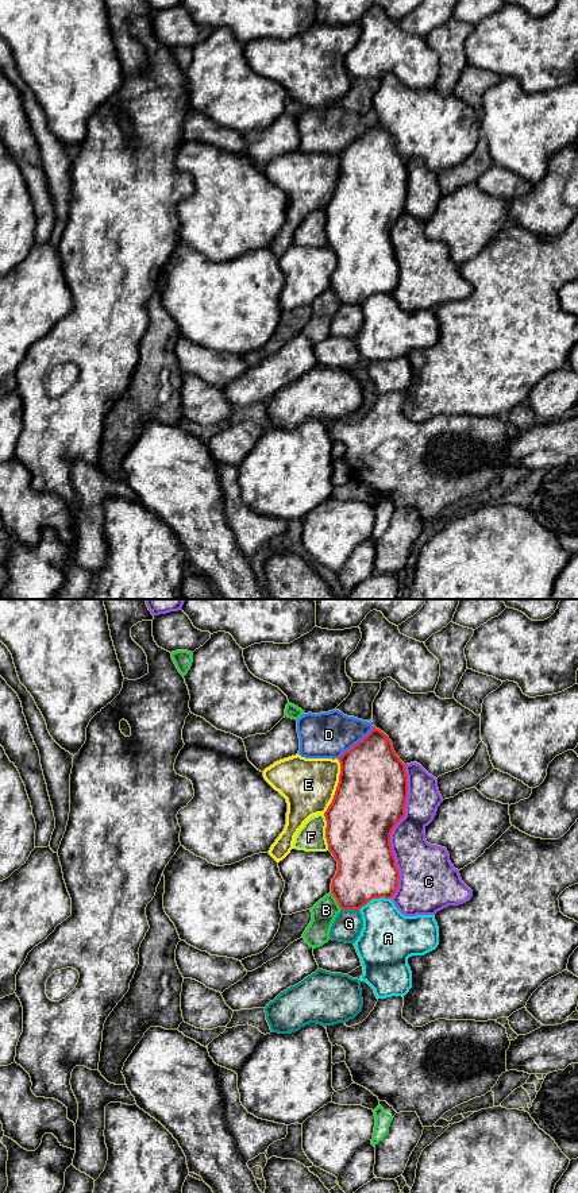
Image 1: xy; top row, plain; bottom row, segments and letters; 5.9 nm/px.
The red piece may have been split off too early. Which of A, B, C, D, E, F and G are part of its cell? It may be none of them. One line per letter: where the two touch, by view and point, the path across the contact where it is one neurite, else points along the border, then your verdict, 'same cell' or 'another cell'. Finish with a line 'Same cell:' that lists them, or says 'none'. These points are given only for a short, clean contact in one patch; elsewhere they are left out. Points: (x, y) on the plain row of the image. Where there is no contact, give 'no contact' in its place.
A: contact xy (374, 293); border xy (390, 293), (373, 293), (358, 305); another cell
B: contact xy (336, 296); another cell
C: contact xy (392, 226); another cell
D: contact xy (355, 139); another cell
E: contact xy (338, 181); another cell
F: contact xy (326, 227); another cell
G: contact xy (350, 304); another cell
Same cell: none

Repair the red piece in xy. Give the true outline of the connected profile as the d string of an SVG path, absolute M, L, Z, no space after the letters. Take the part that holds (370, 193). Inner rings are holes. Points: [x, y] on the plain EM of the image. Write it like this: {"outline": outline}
{"outline": "M373 126L339 154L339 178L324 208L328 246L338 256L331 289L342 305L361 305L373 294L392 294L398 283L400 267L392 247L390 229L405 212L408 171L405 159L389 132Z"}

